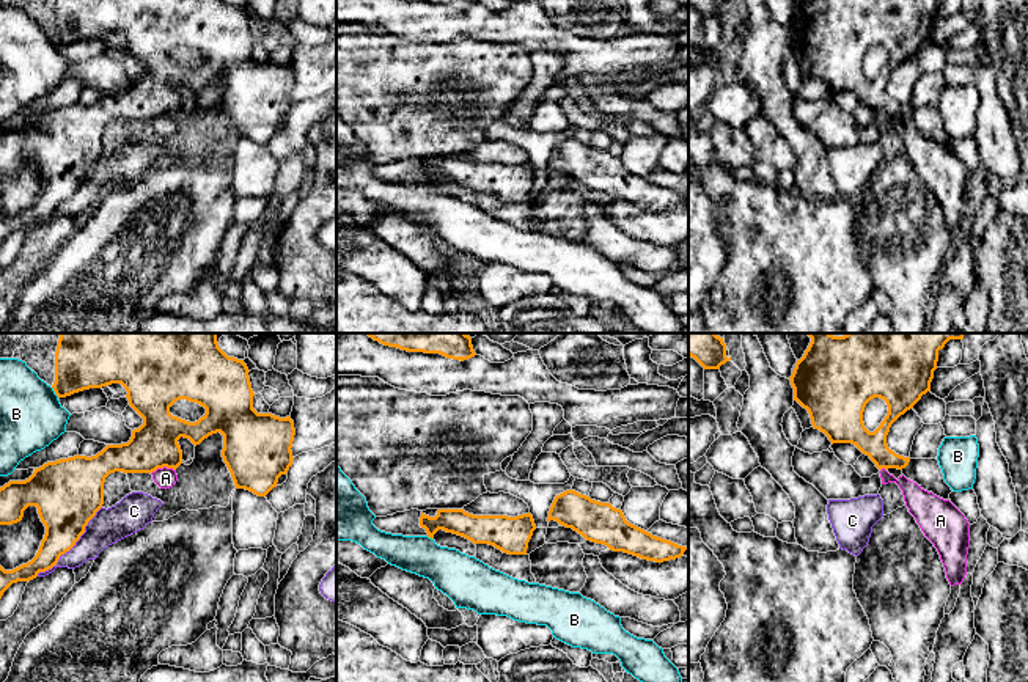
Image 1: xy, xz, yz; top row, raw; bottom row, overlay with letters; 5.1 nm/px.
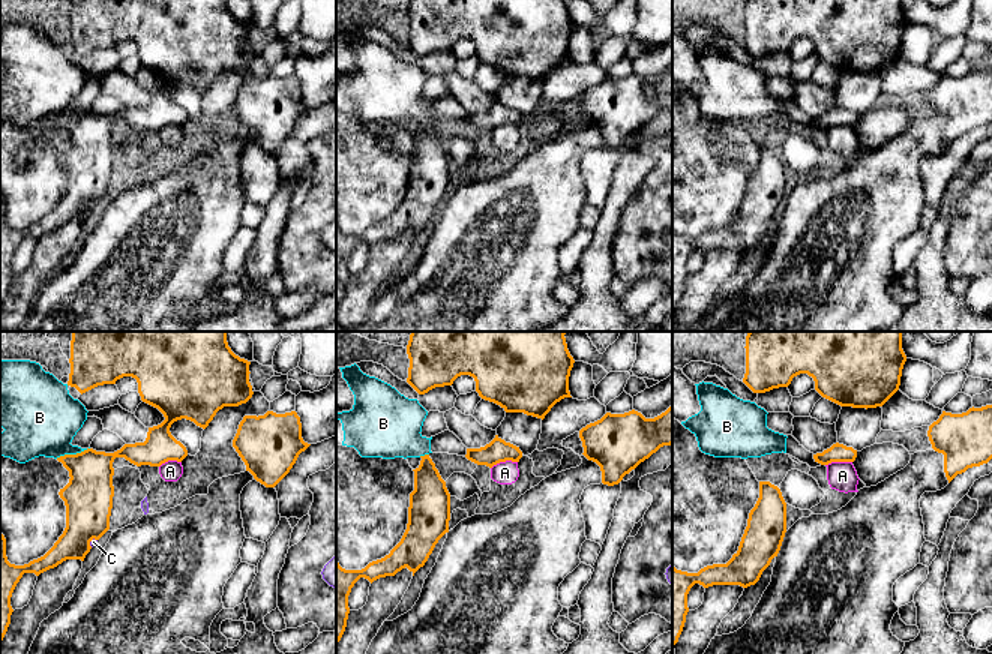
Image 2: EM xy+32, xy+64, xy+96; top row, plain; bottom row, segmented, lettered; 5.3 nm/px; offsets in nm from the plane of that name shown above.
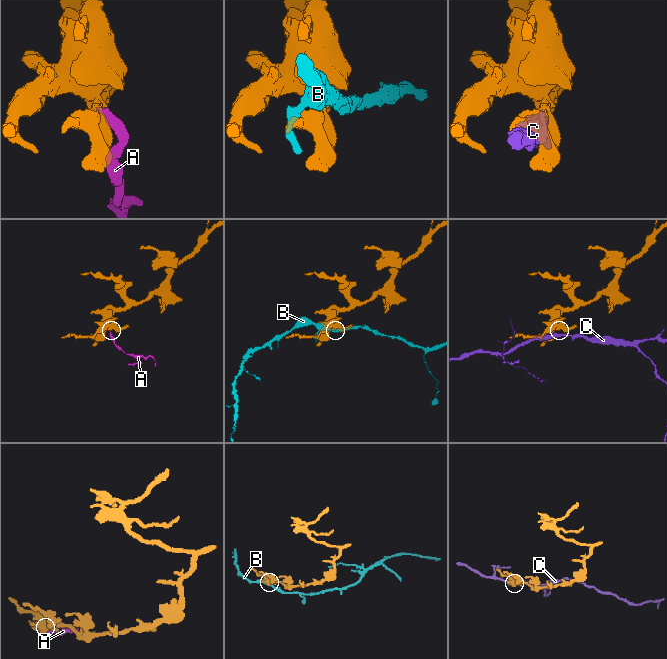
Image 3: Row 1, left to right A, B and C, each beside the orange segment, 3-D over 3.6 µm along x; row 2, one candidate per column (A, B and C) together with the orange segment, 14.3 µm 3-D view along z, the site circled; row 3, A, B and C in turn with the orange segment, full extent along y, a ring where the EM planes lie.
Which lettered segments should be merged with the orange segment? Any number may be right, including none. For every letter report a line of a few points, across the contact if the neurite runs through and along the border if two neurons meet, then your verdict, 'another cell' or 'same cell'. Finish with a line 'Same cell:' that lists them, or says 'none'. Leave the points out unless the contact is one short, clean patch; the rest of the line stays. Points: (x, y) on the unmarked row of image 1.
A: line xy (175, 117), (164, 115), (151, 121); another cell
B: another cell
C: another cell
Same cell: none

